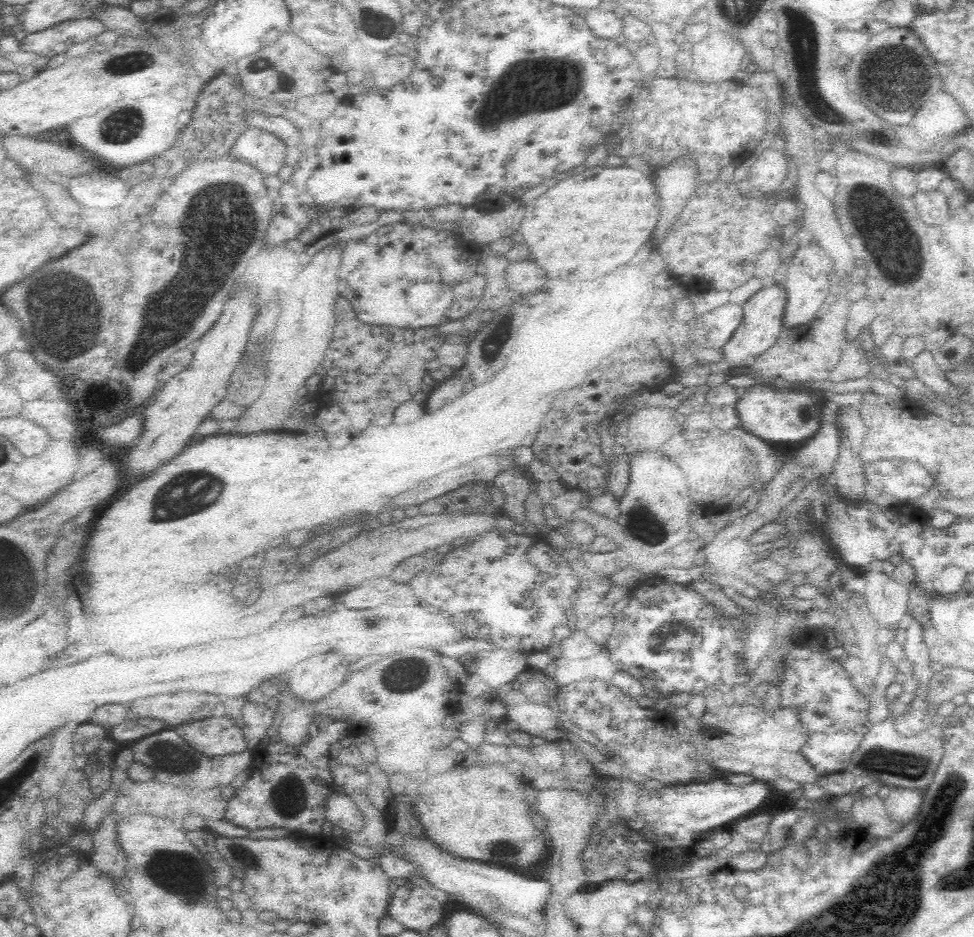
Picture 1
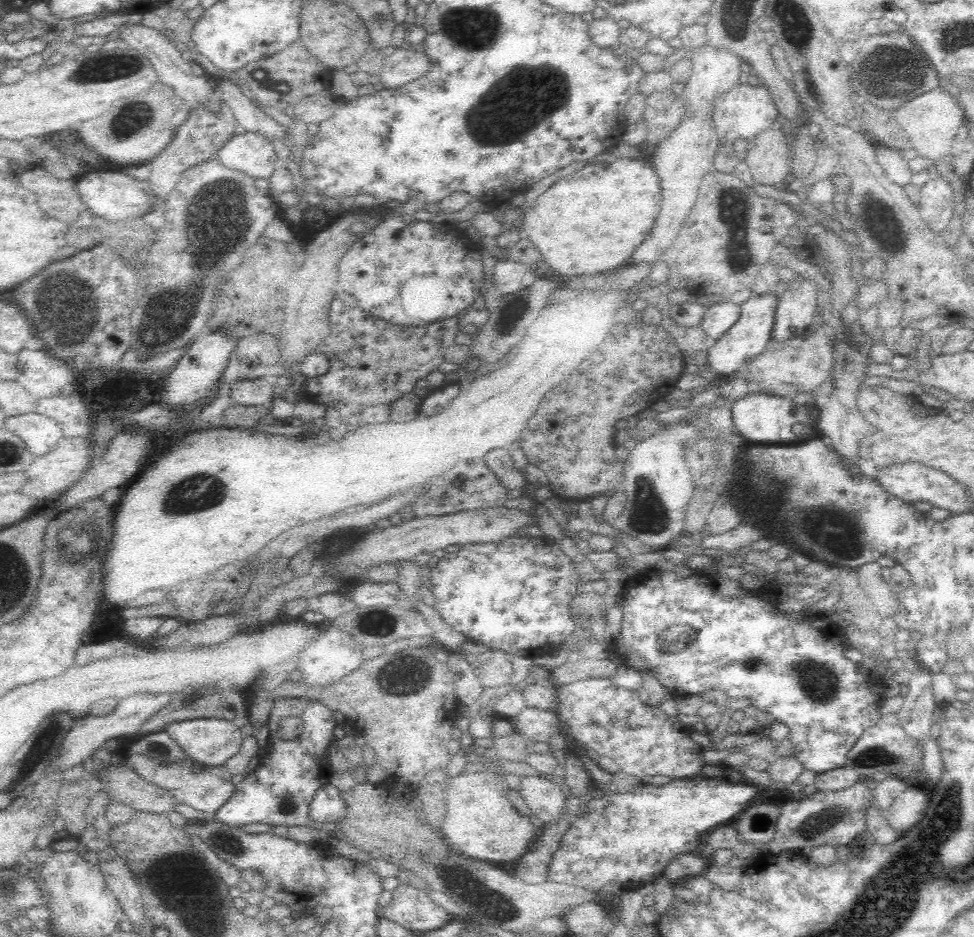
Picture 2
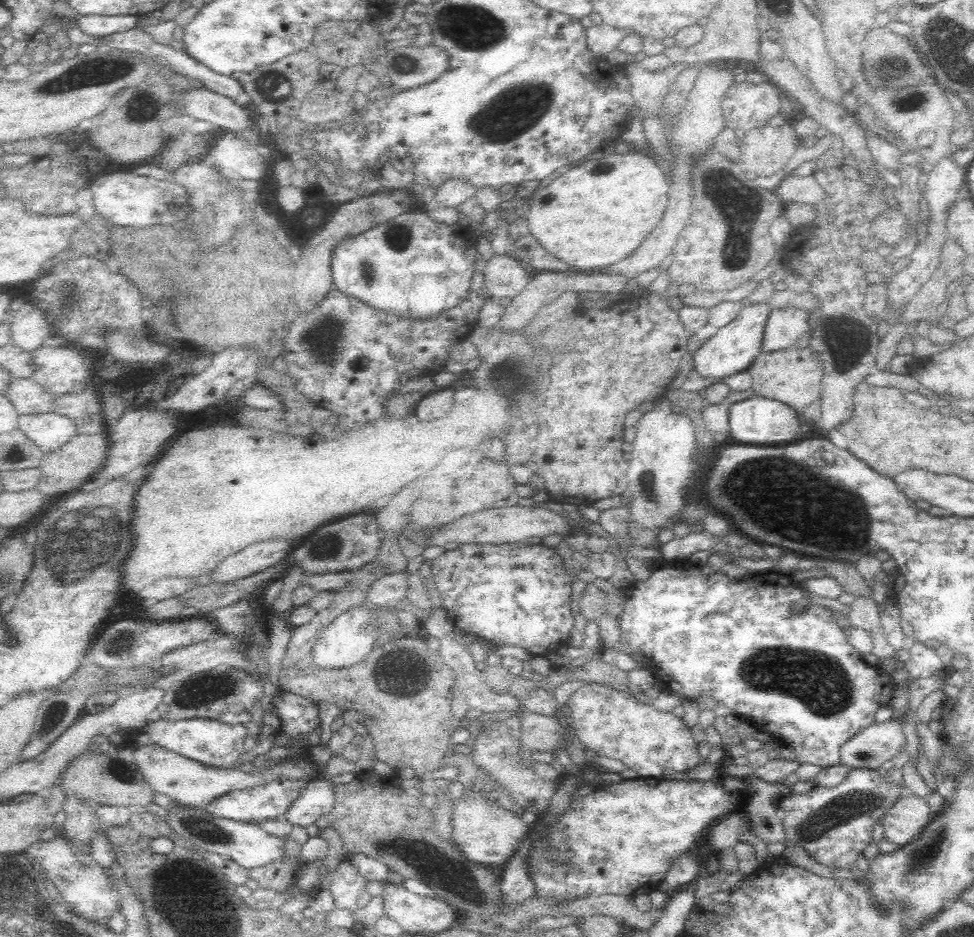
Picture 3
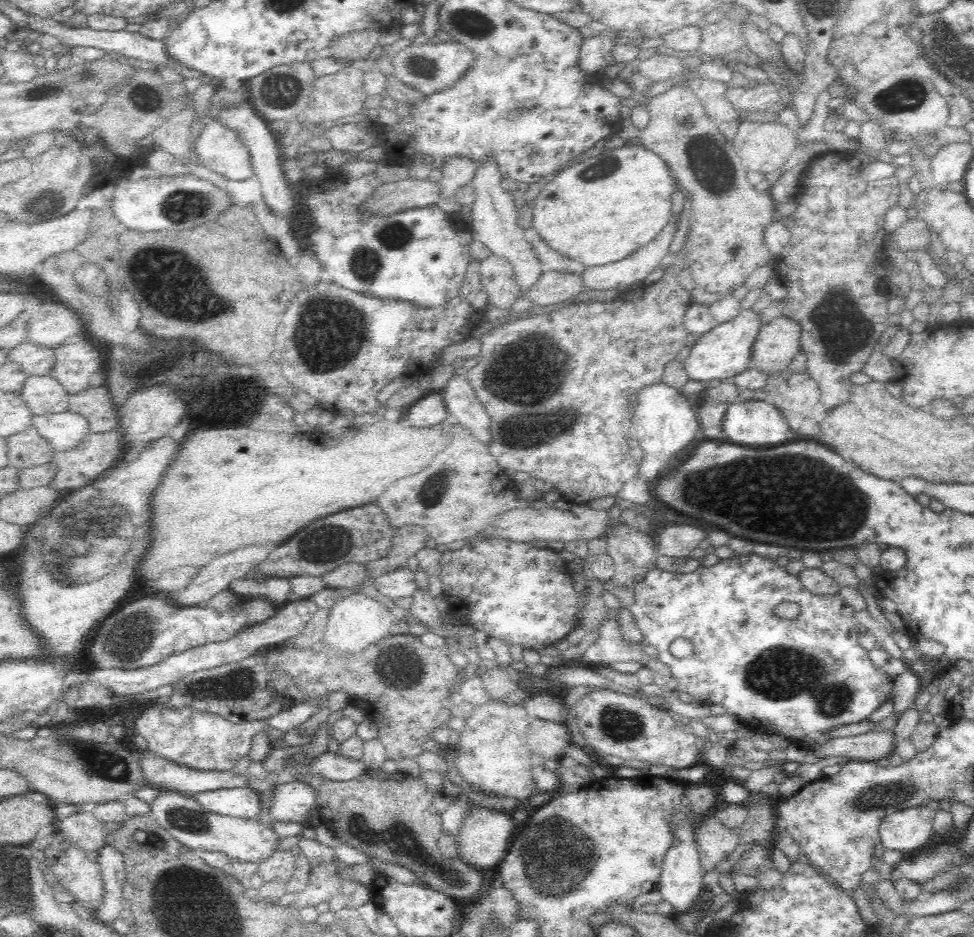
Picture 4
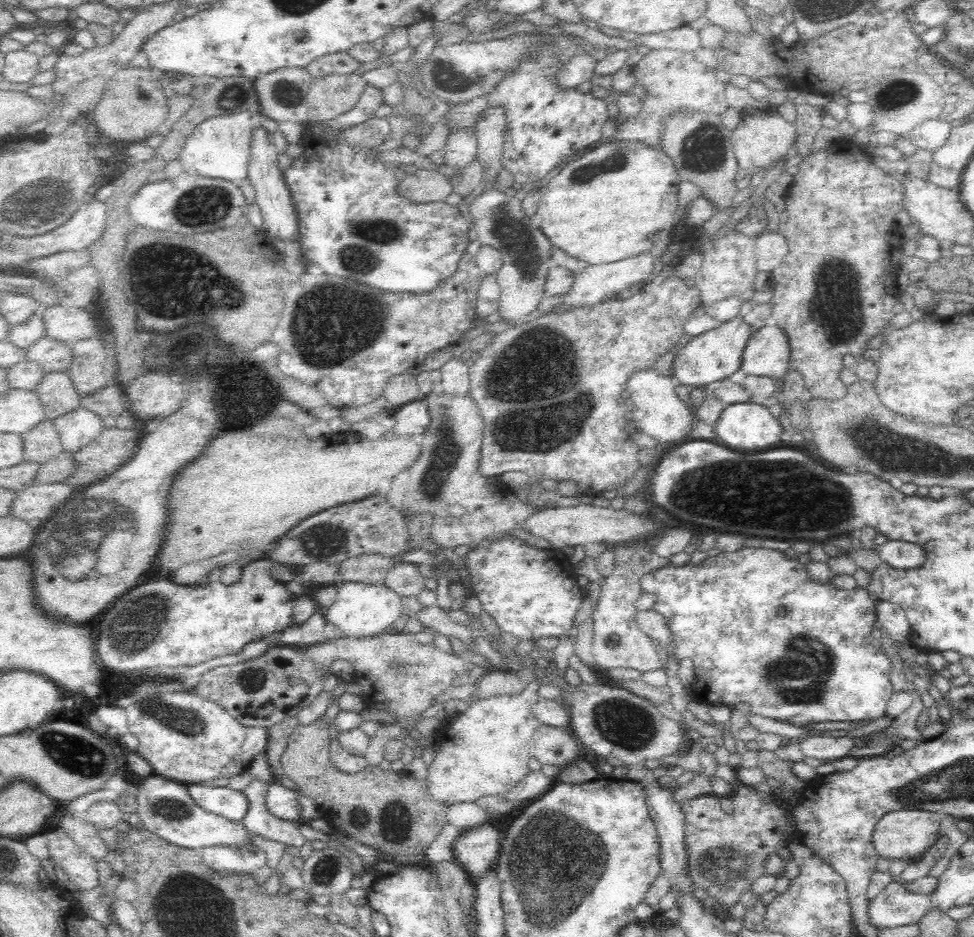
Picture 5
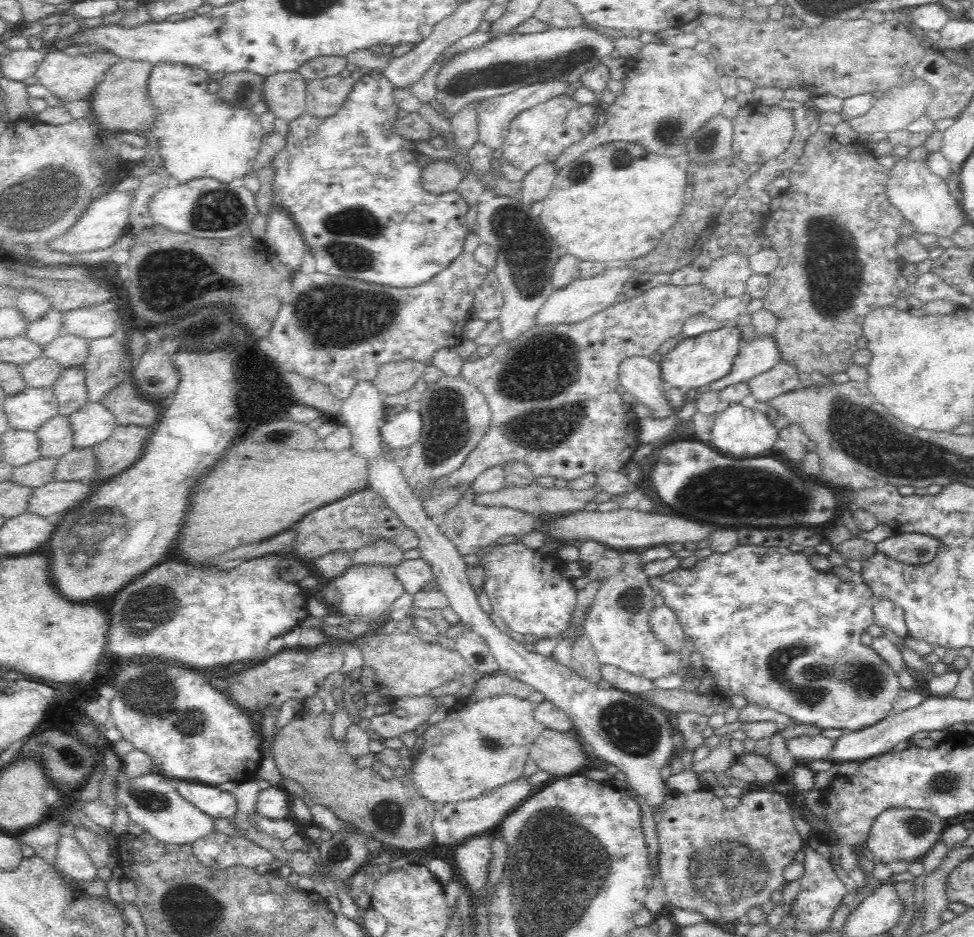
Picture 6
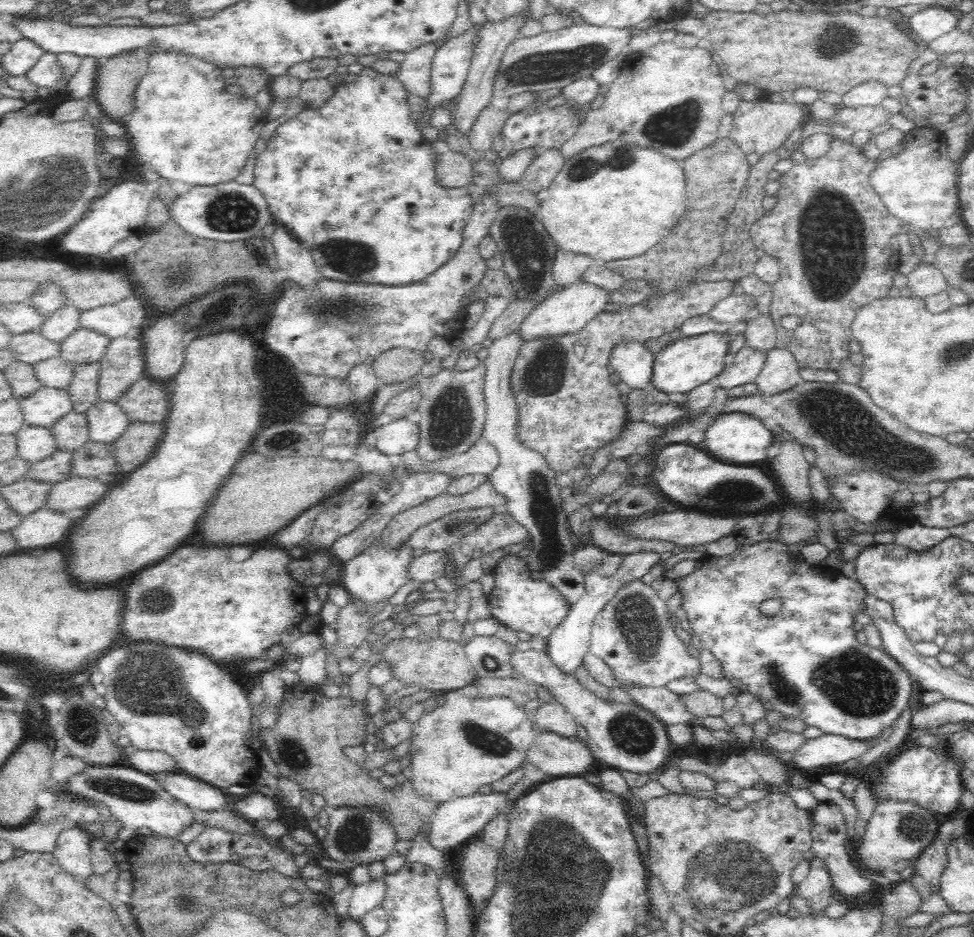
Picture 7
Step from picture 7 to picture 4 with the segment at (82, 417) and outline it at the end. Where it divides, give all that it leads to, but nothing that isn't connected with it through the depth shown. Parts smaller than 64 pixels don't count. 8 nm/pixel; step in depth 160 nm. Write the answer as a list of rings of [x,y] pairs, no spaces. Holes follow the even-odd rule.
[[[30,426],[24,432],[12,434],[6,438],[7,466],[19,472],[26,468],[40,466],[50,463],[55,452],[52,452],[50,443],[40,438],[34,427]]]

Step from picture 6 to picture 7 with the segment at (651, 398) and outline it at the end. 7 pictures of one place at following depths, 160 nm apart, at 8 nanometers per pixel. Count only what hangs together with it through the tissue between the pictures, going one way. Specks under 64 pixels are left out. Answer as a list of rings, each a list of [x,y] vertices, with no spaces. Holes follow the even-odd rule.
[[[636,342],[618,344],[610,356],[610,368],[632,390],[653,388],[654,355],[647,347]]]

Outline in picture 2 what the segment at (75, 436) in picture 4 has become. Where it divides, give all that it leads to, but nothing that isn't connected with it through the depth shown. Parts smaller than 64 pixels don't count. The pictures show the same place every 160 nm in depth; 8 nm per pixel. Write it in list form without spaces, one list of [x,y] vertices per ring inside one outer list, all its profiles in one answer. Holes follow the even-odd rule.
[[[22,414],[6,418],[4,428],[22,438],[26,448],[34,456],[48,454],[54,448],[54,444],[62,438],[60,426],[54,420],[44,418],[40,414]]]

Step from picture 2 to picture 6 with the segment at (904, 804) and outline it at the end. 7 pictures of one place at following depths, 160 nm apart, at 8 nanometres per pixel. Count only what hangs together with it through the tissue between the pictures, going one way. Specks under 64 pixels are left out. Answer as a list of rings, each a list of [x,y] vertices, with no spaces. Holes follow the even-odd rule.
[[[895,807],[882,812],[876,818],[868,836],[867,849],[872,852],[874,860],[880,860],[882,863],[906,861],[910,864],[923,860],[927,852],[941,841],[945,831],[945,819],[939,818],[928,810]]]

